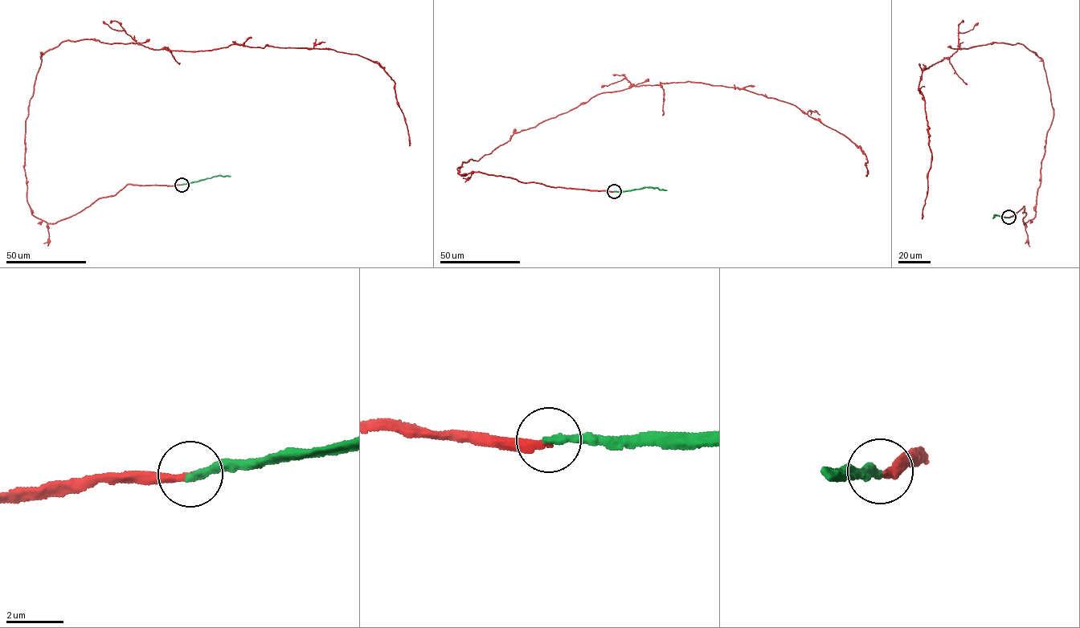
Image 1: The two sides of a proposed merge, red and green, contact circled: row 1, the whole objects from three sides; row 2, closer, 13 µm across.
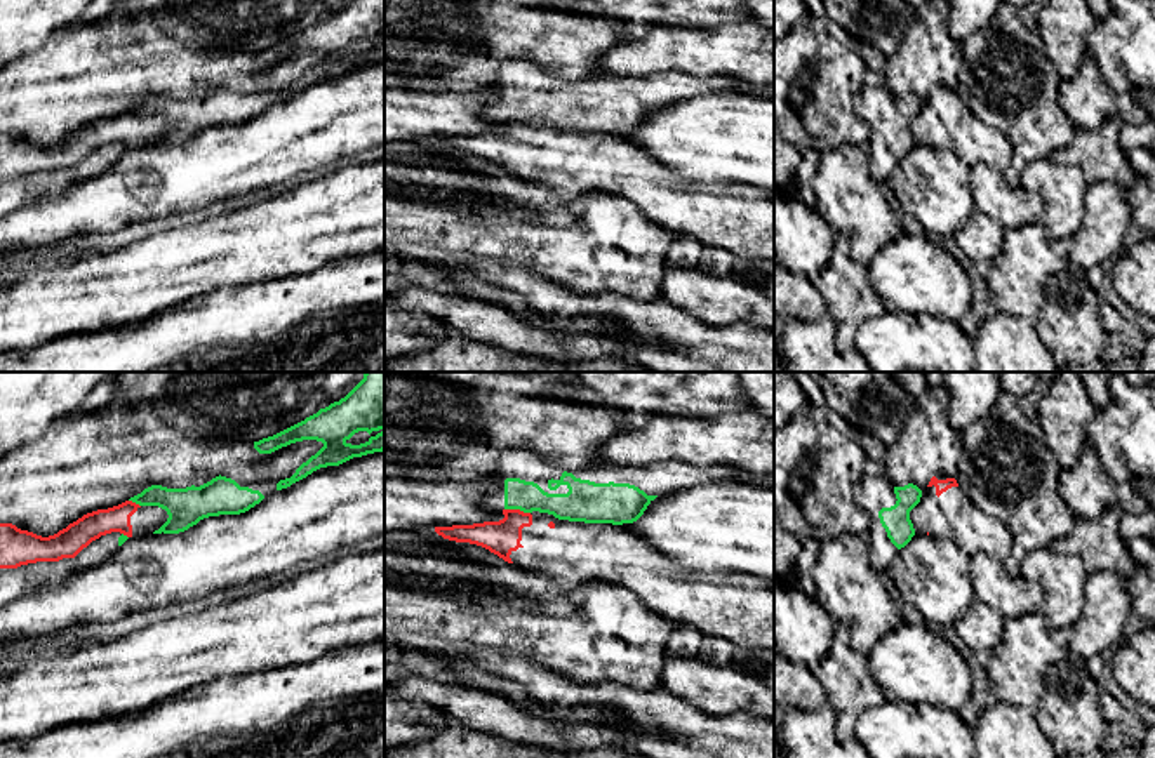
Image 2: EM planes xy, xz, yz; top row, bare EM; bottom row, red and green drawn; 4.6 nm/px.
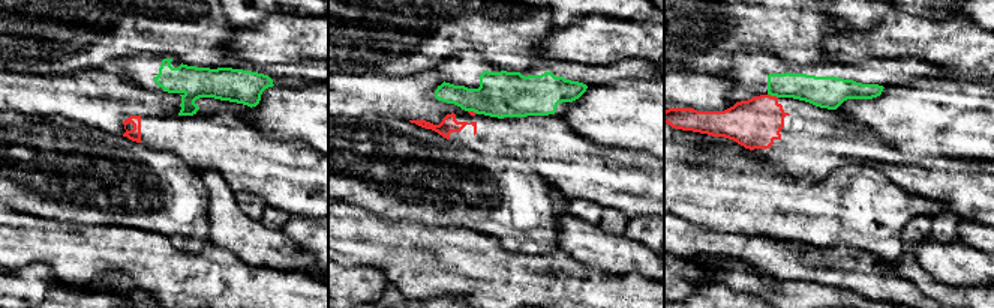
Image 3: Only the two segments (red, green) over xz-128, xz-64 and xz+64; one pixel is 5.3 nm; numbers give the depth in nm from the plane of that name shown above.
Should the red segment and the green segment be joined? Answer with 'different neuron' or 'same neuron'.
different neuron

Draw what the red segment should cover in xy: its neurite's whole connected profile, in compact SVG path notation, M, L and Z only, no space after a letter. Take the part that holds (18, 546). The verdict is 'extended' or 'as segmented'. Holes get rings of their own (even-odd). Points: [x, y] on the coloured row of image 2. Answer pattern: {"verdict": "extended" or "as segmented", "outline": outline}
{"verdict": "extended", "outline": "M125 501L108 509L83 515L54 535L42 537L12 523L0 523L0 568L17 568L37 562L75 558L101 535L120 532L127 537L150 535L169 515L158 506L139 506Z"}

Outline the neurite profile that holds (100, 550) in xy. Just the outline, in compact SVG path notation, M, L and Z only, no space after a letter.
M111 532L92 541L75 558L37 562L17 568L0 568L0 608L42 586L54 586L80 570L99 565L127 539L129 537L120 532Z

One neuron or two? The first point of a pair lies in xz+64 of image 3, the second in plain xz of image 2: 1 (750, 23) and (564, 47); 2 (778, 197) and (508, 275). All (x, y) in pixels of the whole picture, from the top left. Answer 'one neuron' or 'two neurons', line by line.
1: one neuron
2: two neurons

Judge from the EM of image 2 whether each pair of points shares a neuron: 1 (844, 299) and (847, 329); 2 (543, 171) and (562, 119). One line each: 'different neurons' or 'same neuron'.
1: same neuron
2: different neurons

